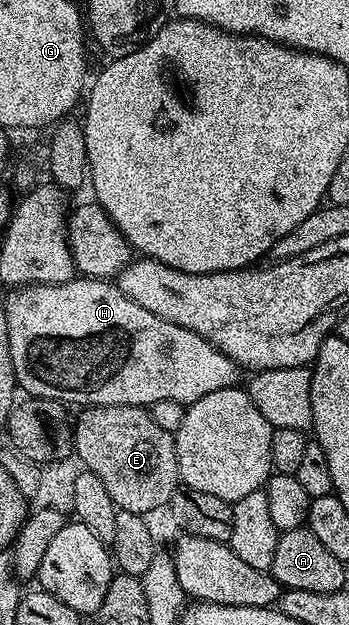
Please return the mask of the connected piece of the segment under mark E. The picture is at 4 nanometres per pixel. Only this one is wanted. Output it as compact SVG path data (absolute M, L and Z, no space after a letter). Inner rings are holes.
M93 404L81 412L84 413L74 420L72 447L75 454L82 458L86 469L102 480L117 509L122 512L149 514L155 508L163 509L167 506L172 500L174 490L182 484L175 435L162 430L162 426L157 426L154 418L150 418L148 408L138 404Z

